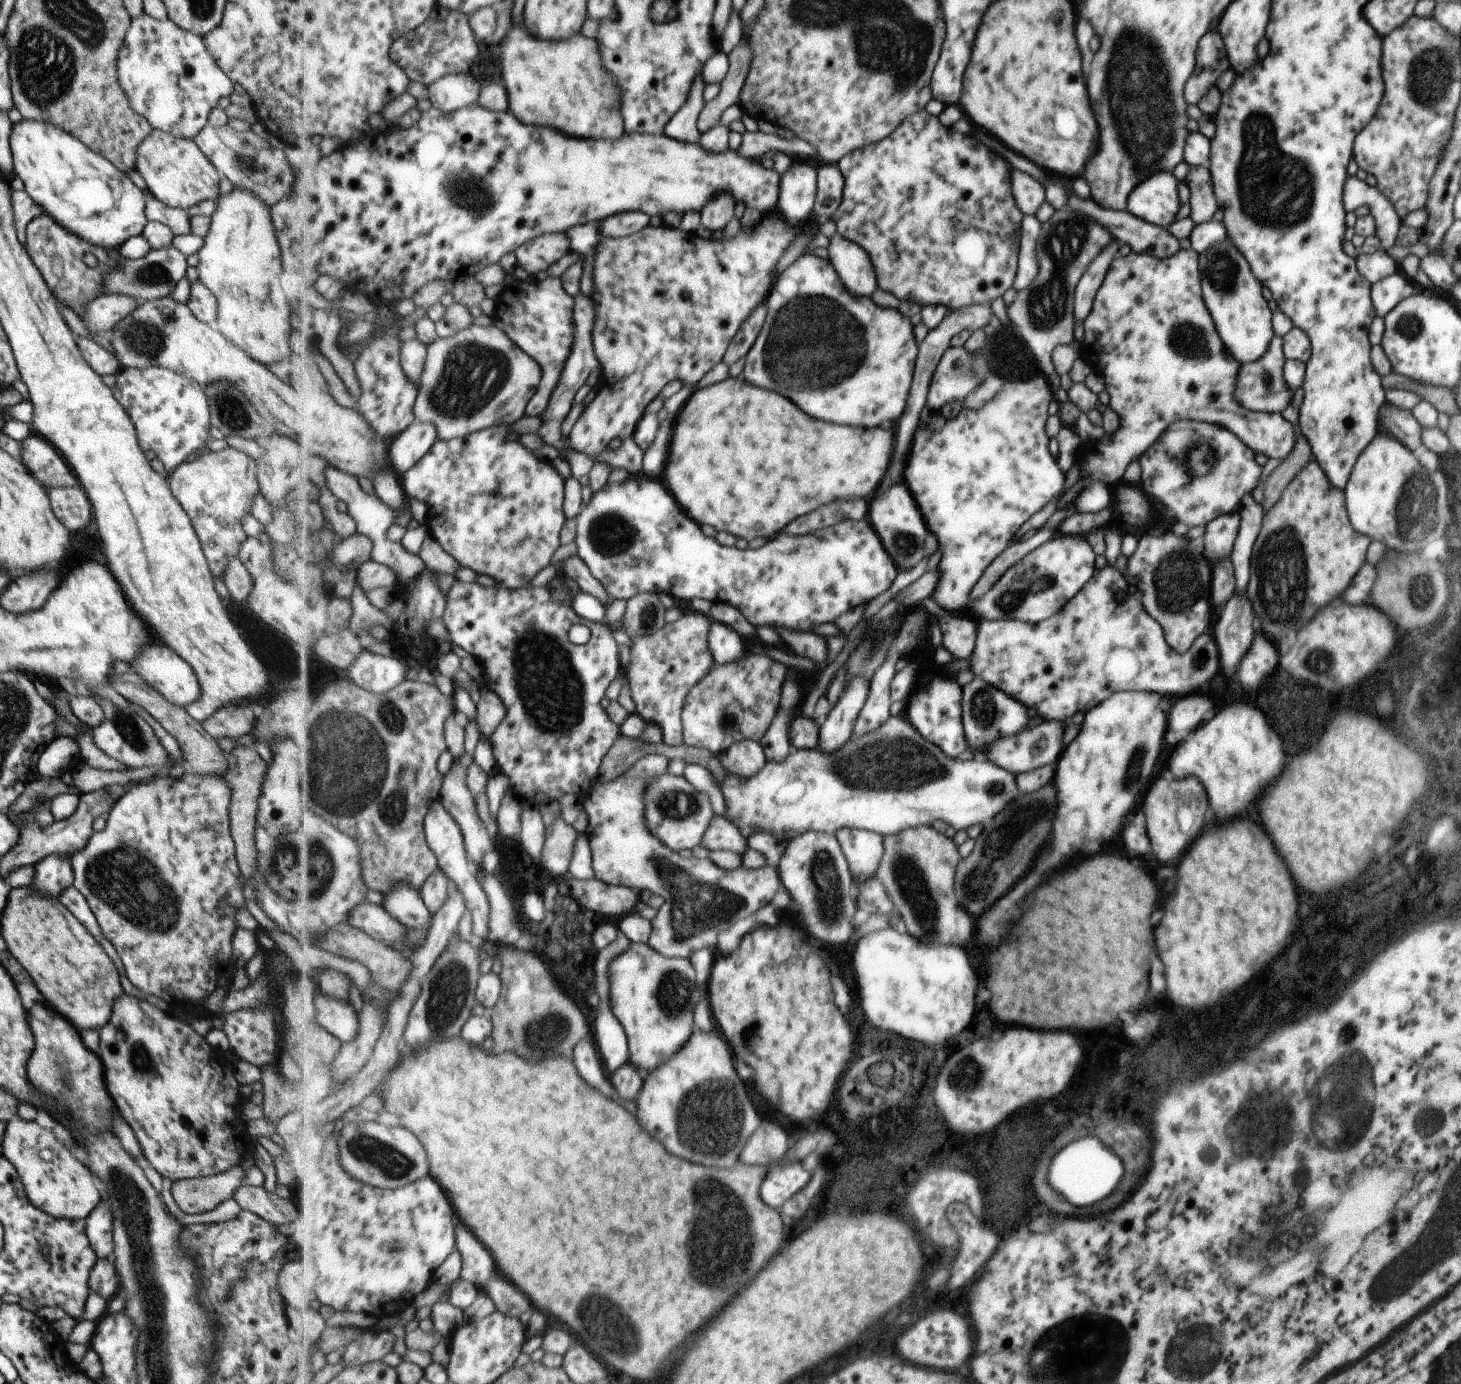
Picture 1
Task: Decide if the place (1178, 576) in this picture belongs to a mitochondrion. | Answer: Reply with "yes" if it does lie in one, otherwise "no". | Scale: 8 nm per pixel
yes

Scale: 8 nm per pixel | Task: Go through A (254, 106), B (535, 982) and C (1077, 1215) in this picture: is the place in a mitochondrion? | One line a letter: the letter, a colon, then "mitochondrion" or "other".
A: other
B: other
C: other

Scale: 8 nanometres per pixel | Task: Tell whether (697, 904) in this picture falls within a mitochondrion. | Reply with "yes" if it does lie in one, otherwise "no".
yes

